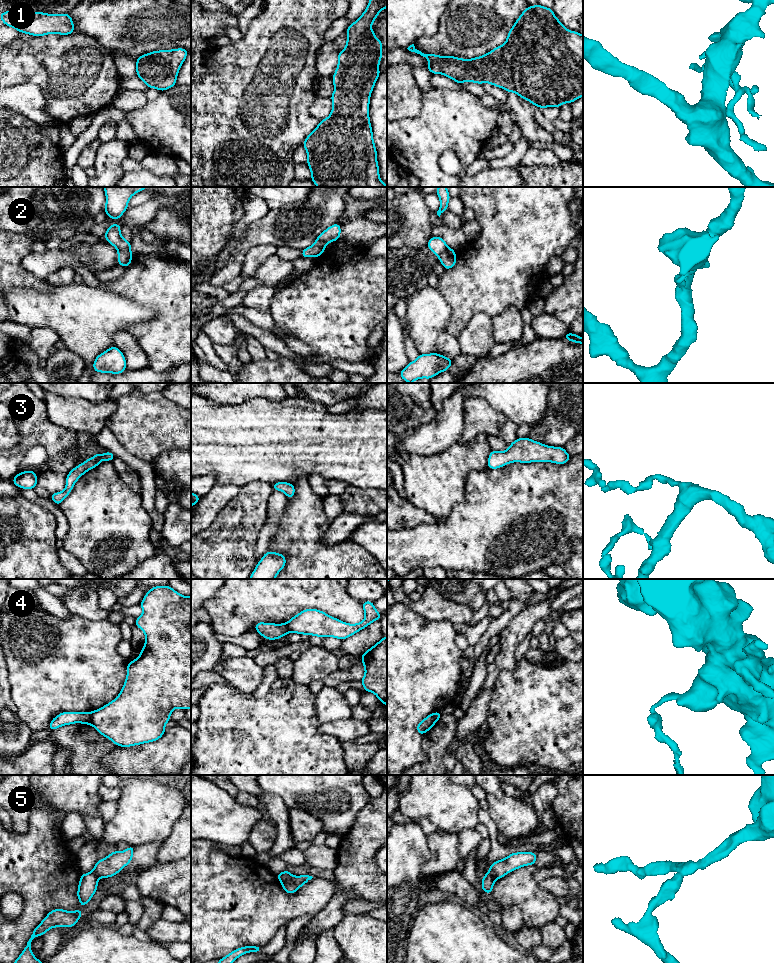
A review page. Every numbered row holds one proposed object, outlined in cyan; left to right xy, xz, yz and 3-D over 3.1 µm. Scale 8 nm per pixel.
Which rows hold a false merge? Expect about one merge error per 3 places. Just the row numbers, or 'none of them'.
2, 4, 5

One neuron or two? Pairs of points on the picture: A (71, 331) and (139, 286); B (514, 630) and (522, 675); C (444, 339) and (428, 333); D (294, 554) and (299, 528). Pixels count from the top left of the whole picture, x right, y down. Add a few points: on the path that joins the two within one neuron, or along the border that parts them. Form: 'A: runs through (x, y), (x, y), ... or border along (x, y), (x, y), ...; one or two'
A: border along (102, 288), (146, 305); two
B: border along (516, 661), (513, 667), (504, 669), (497, 675); two
C: border along (444, 329), (438, 336), (434, 351); two
D: runs through (299, 548), (299, 534); one

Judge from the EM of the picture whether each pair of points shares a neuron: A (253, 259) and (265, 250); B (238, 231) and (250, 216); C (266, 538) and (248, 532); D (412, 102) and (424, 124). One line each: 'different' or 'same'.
A: same
B: same
C: different
D: different

